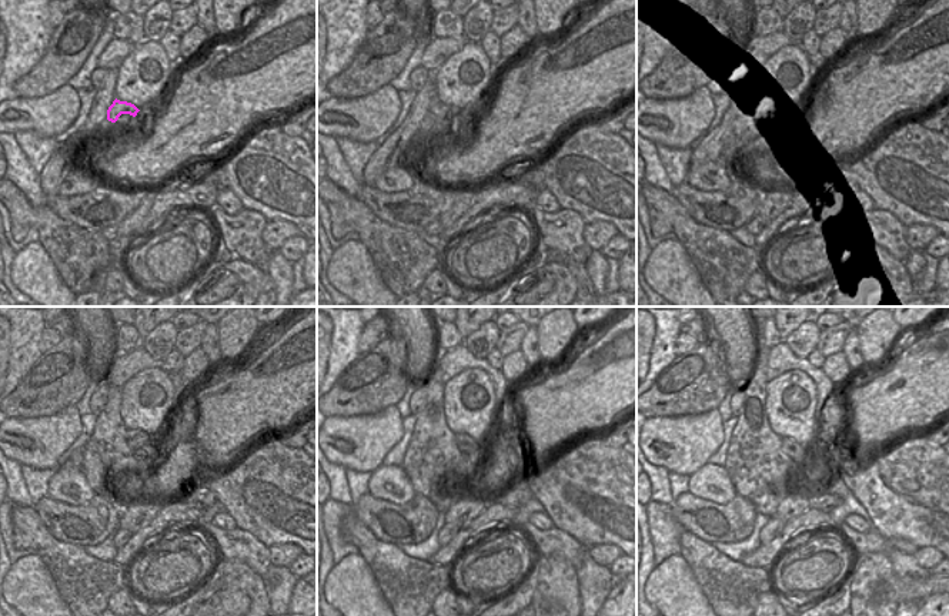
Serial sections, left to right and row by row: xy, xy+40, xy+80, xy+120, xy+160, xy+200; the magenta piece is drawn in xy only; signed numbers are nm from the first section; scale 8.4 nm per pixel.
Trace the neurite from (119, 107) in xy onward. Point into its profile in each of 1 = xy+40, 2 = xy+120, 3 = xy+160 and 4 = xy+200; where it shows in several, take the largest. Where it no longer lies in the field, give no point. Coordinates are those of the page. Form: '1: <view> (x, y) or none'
1: xy+40 (440, 110)
2: xy+120 (141, 445)
3: xy+160 (477, 454)
4: xy+200 (798, 454)

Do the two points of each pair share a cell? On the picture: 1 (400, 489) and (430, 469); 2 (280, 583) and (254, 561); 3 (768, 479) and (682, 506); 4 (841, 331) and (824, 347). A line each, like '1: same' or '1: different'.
1: different
2: different
3: different
4: same

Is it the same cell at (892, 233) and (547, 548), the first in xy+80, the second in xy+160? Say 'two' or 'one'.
one

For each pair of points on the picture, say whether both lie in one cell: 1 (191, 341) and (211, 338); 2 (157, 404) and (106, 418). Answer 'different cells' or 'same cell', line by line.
1: different cells
2: different cells

